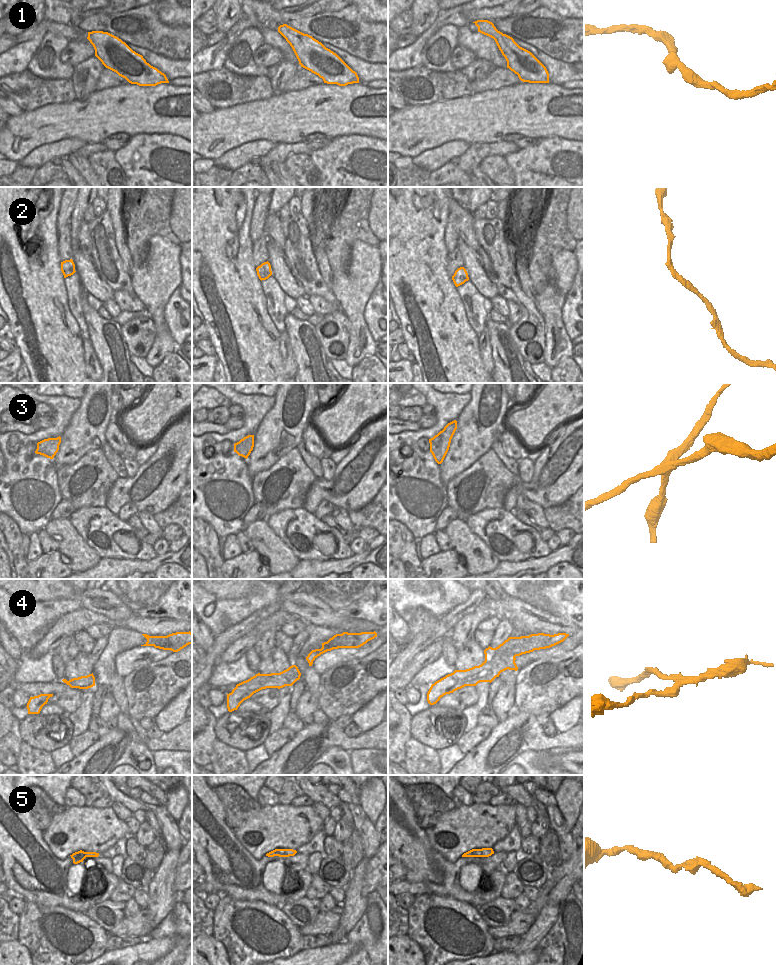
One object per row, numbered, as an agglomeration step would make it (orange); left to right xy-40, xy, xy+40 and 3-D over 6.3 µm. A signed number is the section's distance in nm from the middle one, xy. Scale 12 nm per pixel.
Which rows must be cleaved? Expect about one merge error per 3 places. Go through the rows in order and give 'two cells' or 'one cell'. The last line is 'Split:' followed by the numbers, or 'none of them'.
1: one cell
2: one cell
3: two cells
4: two cells
5: one cell
Split: 3, 4

